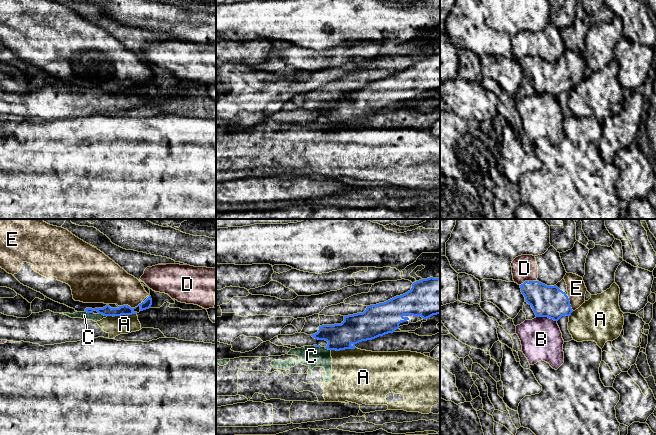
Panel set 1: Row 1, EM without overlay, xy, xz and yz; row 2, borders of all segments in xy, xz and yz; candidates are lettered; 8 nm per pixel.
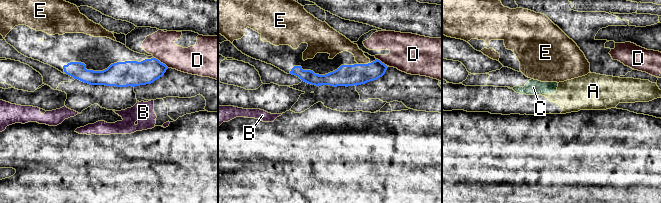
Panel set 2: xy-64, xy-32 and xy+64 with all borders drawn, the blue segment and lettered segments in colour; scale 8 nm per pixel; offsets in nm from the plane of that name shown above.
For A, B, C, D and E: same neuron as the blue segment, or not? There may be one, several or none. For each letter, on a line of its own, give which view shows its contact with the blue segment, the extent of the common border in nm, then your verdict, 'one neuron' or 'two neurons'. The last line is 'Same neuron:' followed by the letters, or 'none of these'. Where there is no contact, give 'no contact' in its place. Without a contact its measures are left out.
A: xy | 240 nm | two neurons
B: yz | 170 nm | two neurons
C: xy | 80 nm | two neurons
D: yz | 80 nm | two neurons
E: xy | 220 nm | one neuron
Same neuron: E

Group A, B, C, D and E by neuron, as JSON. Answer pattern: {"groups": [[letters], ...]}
{"groups": [["A", "C"], ["B"], ["D"], ["E"]]}

